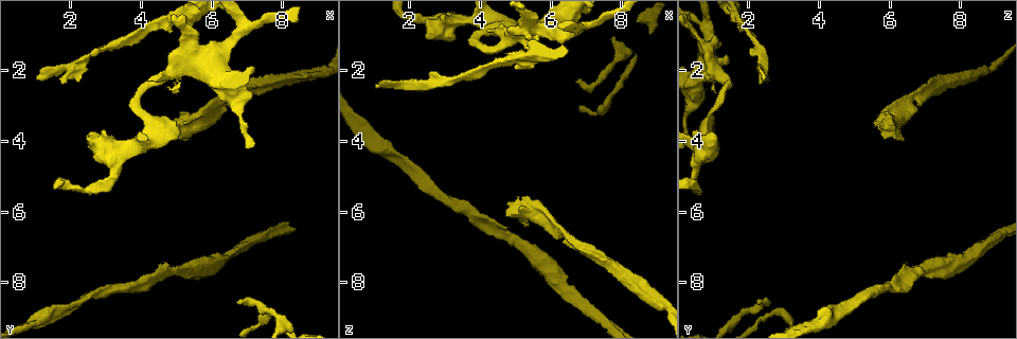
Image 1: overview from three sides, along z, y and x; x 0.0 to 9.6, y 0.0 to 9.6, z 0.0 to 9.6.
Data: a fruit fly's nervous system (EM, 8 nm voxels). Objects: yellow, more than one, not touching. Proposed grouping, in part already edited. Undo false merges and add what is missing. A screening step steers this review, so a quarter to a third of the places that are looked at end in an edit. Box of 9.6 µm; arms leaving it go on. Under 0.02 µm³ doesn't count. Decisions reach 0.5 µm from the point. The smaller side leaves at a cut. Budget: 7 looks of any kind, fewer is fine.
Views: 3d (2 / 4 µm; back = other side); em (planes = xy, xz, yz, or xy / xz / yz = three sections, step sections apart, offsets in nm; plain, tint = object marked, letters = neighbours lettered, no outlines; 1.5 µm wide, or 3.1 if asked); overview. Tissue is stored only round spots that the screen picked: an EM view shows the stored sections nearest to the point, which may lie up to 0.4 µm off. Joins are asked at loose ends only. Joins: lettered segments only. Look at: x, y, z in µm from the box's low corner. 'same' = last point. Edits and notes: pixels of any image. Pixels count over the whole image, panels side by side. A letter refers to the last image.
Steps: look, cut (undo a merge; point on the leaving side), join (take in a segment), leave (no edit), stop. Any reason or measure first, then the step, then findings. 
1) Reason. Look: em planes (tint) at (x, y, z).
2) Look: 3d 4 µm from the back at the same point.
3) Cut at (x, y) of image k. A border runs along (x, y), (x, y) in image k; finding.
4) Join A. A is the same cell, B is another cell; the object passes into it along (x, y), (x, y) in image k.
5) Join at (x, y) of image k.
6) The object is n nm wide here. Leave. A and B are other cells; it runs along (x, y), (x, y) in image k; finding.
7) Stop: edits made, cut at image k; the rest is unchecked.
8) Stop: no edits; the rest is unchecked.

Look: em xz step 4 (letters) at (6.75, 8.60, 2.30).

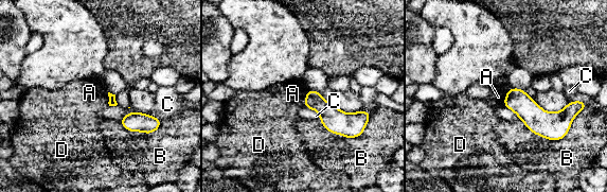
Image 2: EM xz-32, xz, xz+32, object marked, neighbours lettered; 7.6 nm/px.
Look: em planes (letters) at the same point.

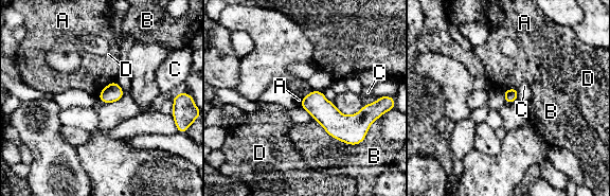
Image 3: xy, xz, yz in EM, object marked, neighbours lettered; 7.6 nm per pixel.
The object is 100 nm wide here. Leave. A, B, C and D are other cells; a border runs along (114, 81), (110, 82), (97, 94) in image 3; no lettered segment goes on from it.

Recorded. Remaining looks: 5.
Thick turns thin. Look: em planes (letters) at (5.10, 7.65, 6.95).

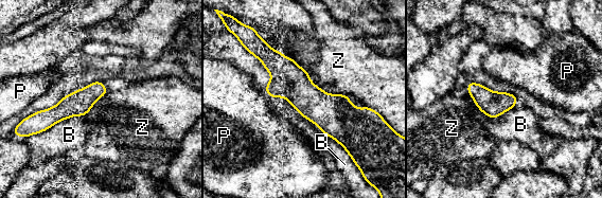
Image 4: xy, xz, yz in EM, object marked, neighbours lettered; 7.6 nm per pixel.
Leave. B, P and Z are other cells; continuous, no second cell.

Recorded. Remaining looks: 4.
A fork. Look: 3d 4 µm at (5.80, 3.35, 6.25).

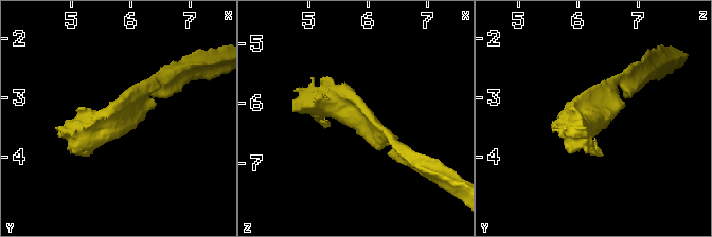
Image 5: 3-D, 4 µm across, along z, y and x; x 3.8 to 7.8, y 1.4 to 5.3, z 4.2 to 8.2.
Look: em planes (tint) at (5.80, 3.40, 6.25).

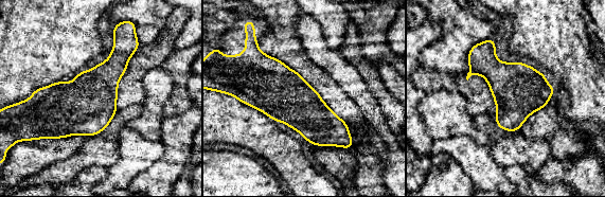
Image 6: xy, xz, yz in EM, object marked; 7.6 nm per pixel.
Look: em planes (letters) at the same point.

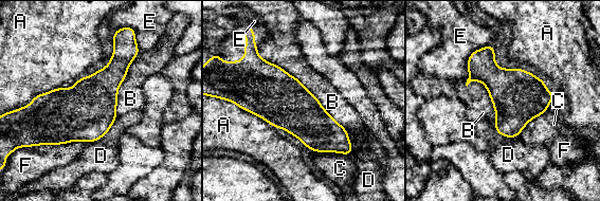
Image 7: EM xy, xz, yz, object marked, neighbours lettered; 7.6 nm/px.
The object is 380 nm wide here. Leave. A, B, C, D, E and F are other cells; continuous, no second cell.

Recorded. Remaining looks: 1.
Stop: no edits; the rest is unchecked.

